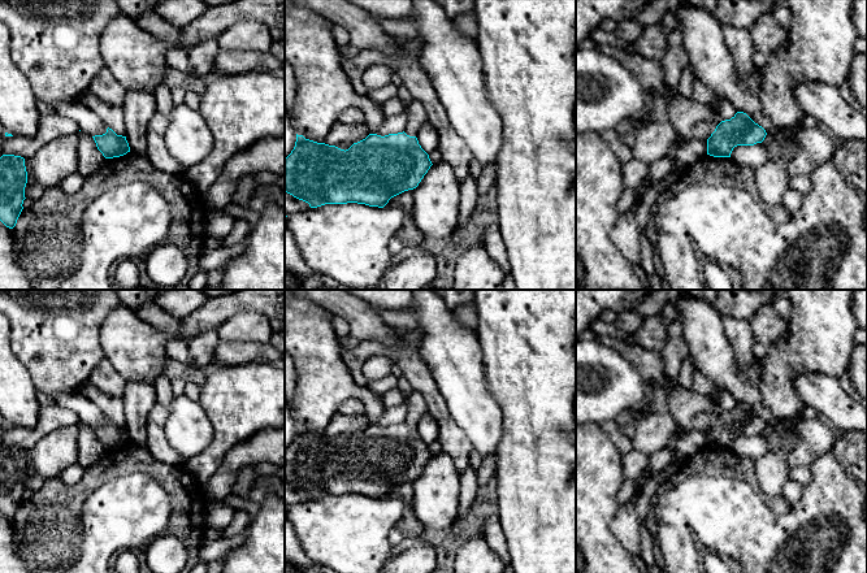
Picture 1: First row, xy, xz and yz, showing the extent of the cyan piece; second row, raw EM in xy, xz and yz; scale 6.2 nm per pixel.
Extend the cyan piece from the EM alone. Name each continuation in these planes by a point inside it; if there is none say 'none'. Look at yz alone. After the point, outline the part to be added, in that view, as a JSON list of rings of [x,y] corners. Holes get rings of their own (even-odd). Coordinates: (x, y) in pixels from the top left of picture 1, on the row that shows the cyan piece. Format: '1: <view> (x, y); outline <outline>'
none

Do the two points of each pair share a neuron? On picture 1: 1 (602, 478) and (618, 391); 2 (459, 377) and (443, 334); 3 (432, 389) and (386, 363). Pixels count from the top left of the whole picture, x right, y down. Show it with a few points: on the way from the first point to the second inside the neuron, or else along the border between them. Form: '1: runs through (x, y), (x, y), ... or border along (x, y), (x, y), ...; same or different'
1: border along (589, 421), (599, 425); different
2: runs through (456, 367), (447, 344); same
3: border along (389, 356), (394, 363); different

